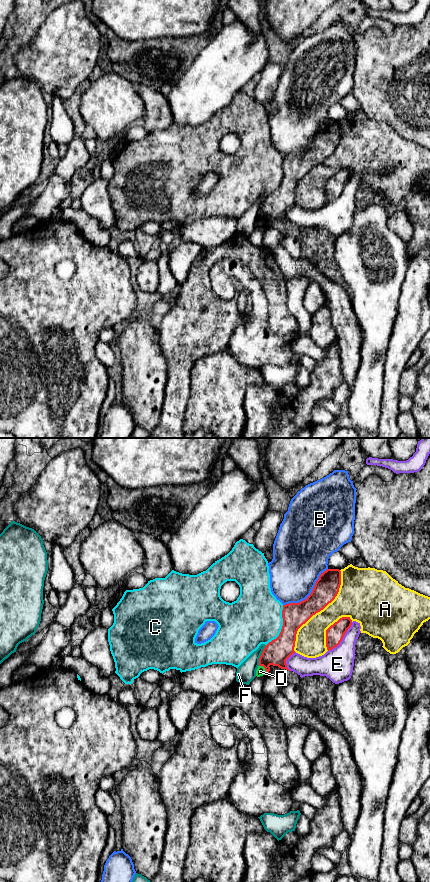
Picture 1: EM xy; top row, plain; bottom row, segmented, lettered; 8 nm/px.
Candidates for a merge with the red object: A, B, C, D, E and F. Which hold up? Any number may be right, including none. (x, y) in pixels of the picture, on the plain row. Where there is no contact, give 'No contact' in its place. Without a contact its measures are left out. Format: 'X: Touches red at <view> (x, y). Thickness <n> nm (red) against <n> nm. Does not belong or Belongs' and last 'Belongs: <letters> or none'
A: Touches red at xy (319, 163). Thickness 200 nm (red) against 240 nm. Does not belong
B: Touches red at xy (310, 146). Thickness 200 nm (red) against 400 nm. Does not belong
C: Touches red at xy (282, 178). Thickness 200 nm (red) against 420 nm. Does not belong
D: Touches red at xy (264, 219). Thickness 200 nm (red) against 70 nm. Does not belong
E: Touches red at xy (342, 190). Thickness 140 nm (red) against 260 nm. Does not belong
F: Touches red at xy (261, 207). Thickness 200 nm (red) against 160 nm. Does not belong
Belongs: none

